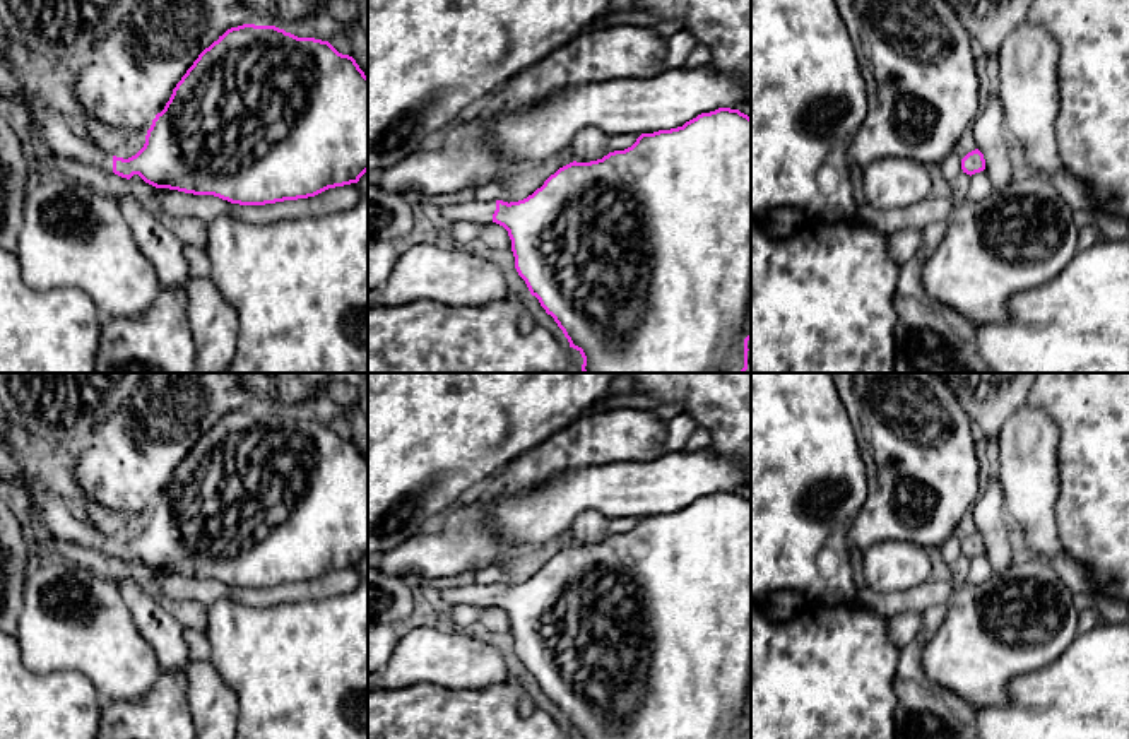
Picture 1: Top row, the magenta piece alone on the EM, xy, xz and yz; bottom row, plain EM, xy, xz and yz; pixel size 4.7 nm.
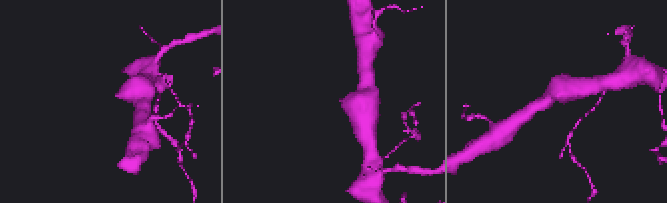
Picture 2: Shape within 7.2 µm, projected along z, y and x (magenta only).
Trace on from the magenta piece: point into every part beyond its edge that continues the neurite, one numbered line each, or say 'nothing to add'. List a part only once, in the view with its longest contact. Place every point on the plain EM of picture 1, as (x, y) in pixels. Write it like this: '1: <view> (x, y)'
1: xz (479, 594)

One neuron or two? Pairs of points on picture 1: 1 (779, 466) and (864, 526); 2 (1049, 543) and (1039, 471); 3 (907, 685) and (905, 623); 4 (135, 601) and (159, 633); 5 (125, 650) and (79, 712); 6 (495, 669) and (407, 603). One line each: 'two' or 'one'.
1: two
2: one
3: two
4: one
5: two
6: two

